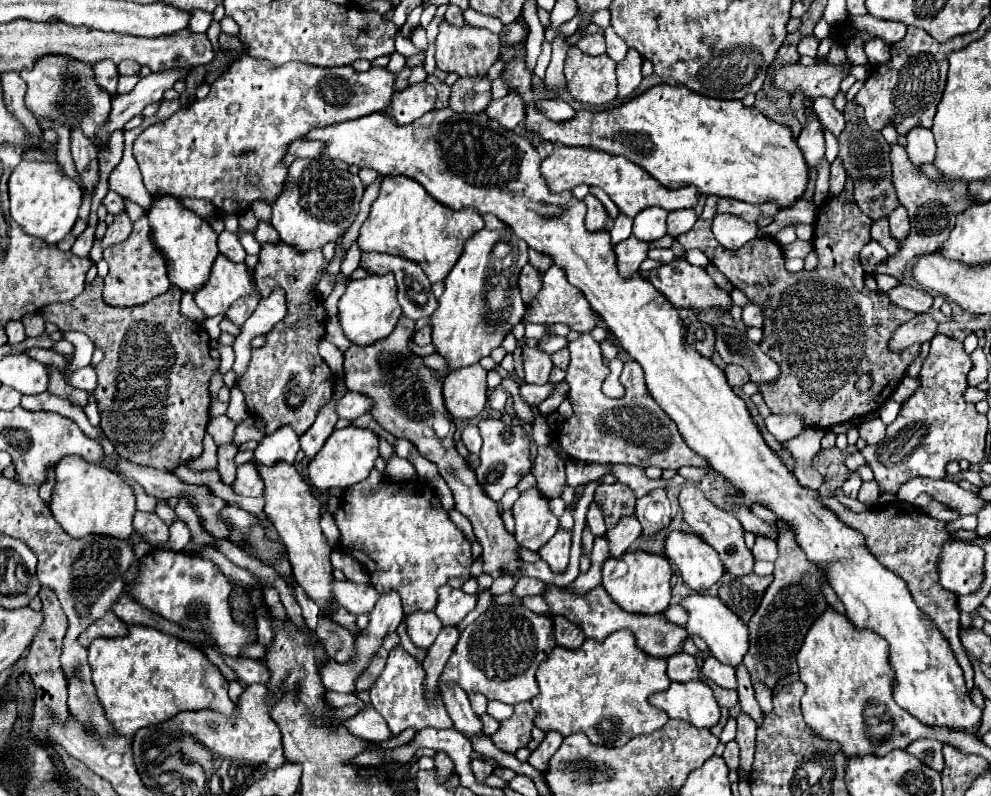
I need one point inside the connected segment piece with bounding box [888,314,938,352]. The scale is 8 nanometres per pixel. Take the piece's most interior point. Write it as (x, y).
(918, 330)

